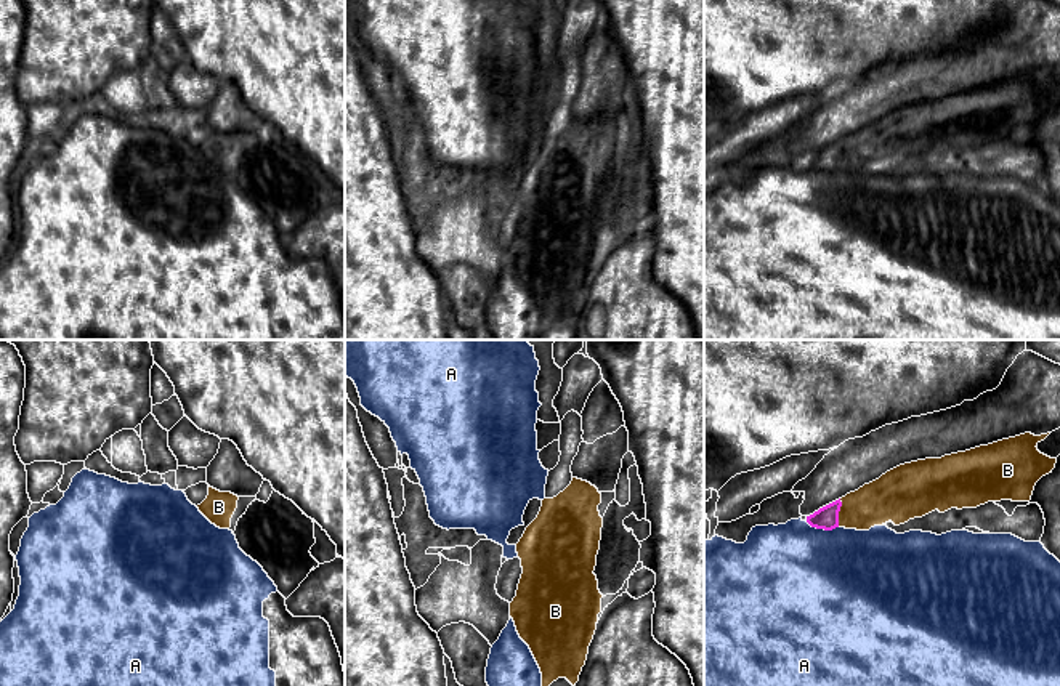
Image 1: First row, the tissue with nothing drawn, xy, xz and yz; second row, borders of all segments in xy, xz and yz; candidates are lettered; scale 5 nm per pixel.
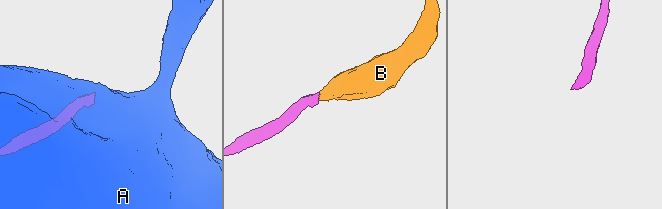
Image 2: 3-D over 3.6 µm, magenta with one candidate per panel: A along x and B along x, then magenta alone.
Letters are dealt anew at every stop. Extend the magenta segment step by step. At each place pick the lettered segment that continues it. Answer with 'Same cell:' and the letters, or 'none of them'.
Same cell: B

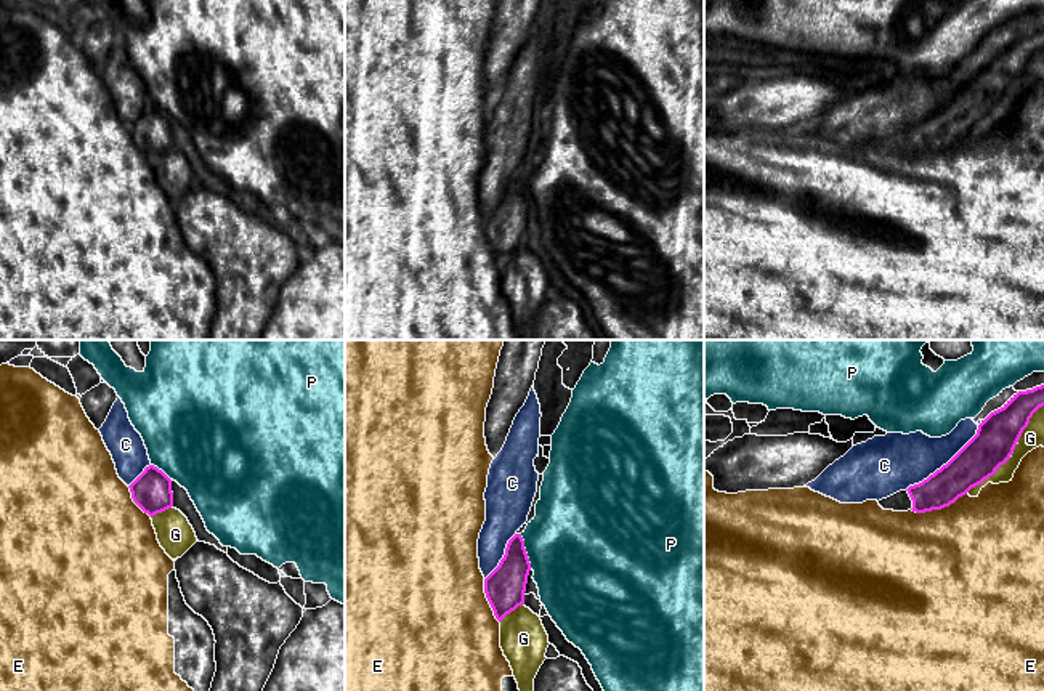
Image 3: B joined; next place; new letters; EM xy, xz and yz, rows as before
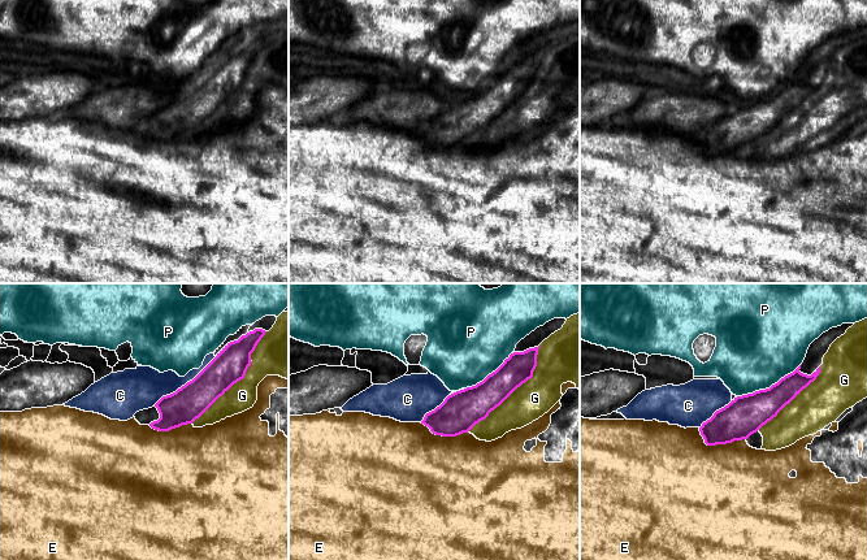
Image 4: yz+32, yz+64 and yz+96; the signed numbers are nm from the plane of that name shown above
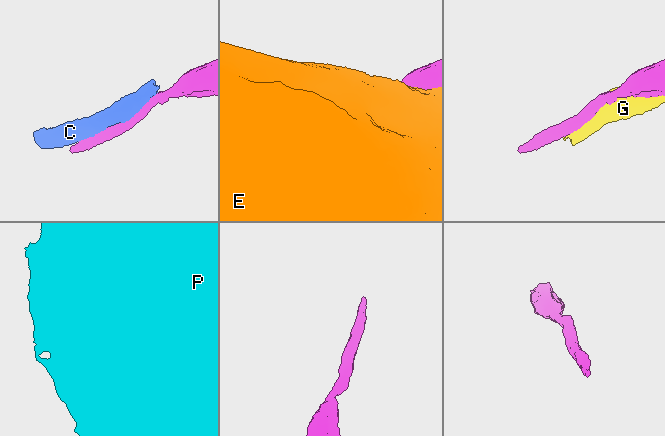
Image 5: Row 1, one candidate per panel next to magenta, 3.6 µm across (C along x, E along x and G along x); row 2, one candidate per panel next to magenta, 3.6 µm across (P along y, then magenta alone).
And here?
Same cell: none of them

